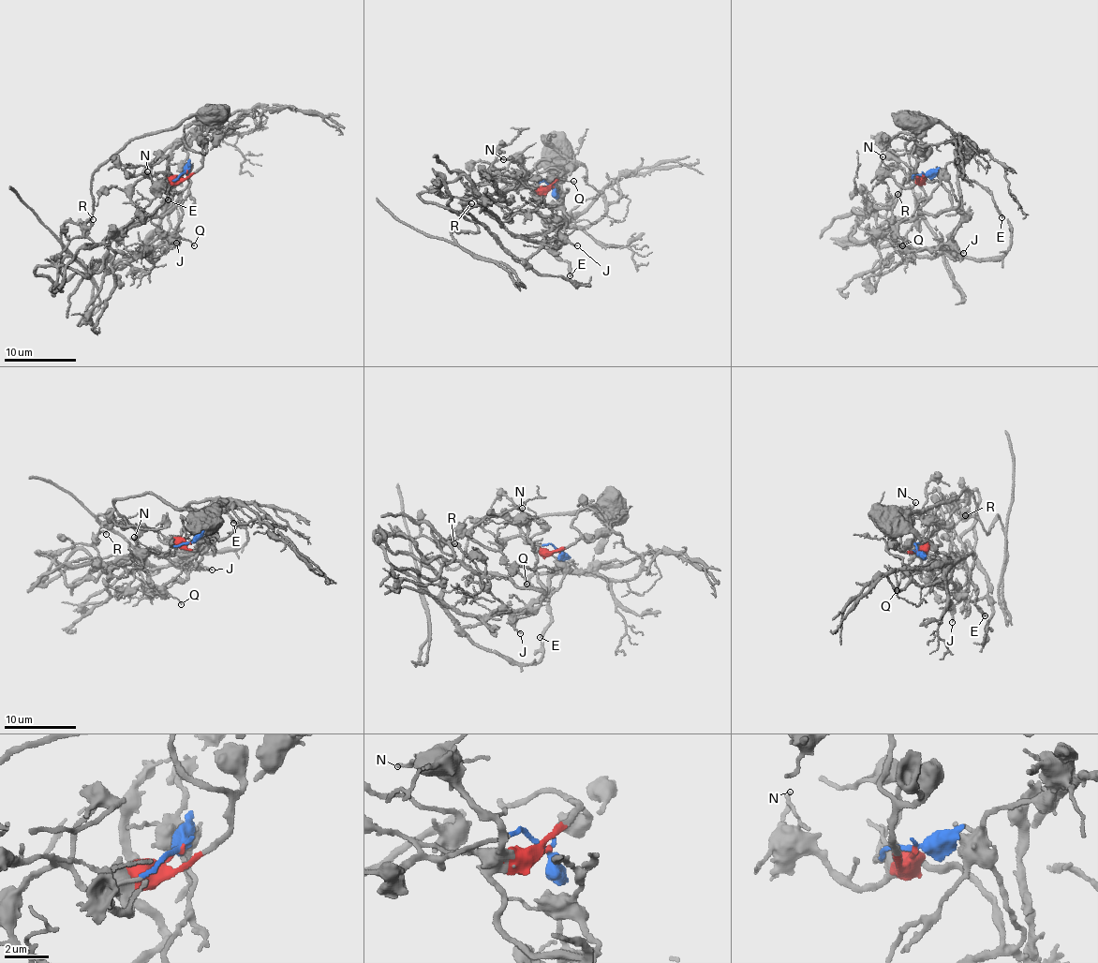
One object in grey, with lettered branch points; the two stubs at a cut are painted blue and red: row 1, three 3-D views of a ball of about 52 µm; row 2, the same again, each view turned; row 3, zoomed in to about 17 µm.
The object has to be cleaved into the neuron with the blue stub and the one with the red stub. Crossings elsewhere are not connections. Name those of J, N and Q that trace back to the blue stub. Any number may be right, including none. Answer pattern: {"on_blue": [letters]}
{"on_blue": []}

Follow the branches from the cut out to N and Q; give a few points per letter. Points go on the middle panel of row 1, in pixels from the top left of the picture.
N: (553, 187), (541, 188), (533, 177), (511, 158), (503, 160)
Q: (553, 187), (540, 190), (538, 213), (565, 228), (567, 216), (560, 205), (563, 197), (551, 180), (574, 181)

